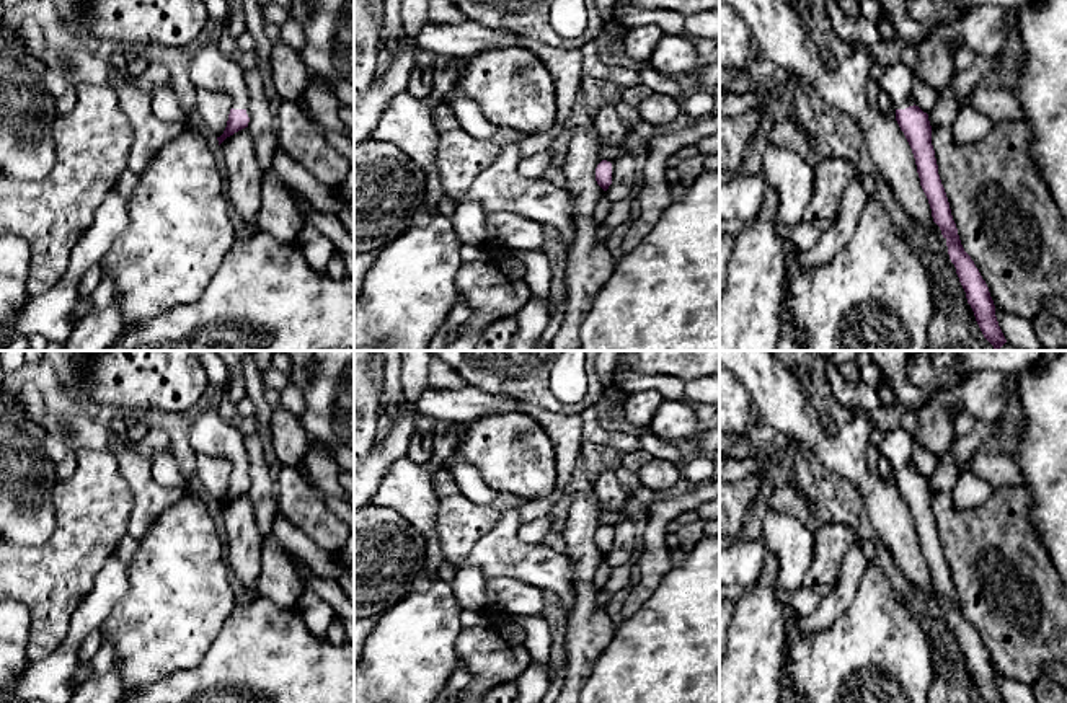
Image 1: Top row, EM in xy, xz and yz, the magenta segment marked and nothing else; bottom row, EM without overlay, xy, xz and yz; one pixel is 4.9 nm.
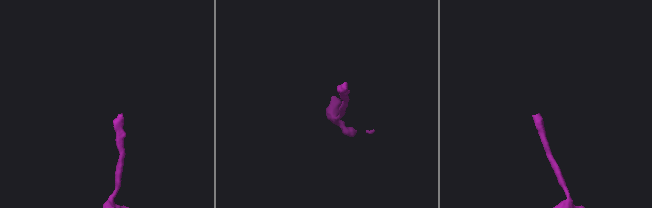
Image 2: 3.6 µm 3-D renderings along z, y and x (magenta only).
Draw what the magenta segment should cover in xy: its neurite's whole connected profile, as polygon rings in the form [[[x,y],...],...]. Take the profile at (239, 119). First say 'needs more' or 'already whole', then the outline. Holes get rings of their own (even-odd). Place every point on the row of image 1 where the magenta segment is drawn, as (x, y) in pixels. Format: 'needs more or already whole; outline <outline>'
needs more; outline [[[209,42],[189,57],[189,82],[193,90],[207,88],[224,91],[232,98],[227,127],[224,134],[217,137],[219,145],[227,137],[248,127],[245,70],[224,55],[217,44]]]

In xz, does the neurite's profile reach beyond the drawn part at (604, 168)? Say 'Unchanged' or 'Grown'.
Unchanged

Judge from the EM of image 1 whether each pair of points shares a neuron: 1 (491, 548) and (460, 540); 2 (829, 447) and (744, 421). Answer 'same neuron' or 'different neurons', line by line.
1: different neurons
2: different neurons

